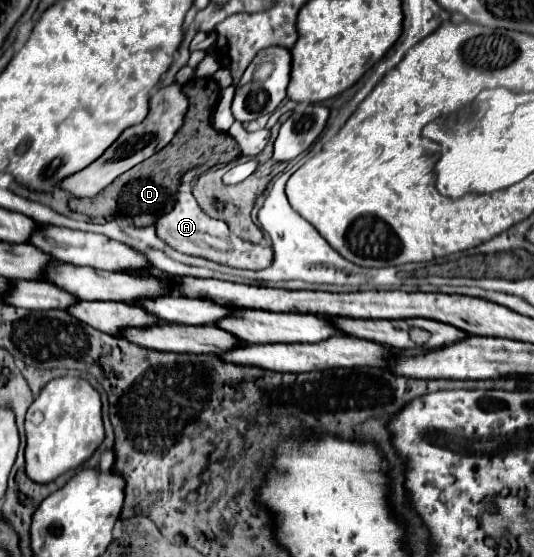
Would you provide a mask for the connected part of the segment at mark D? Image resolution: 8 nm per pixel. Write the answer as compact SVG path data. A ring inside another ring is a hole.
M192 79L184 85L184 93L190 99L190 107L184 119L184 127L176 133L176 137L156 155L146 159L144 163L132 167L128 173L120 175L108 189L104 189L94 199L70 199L70 209L84 213L88 217L126 217L136 227L154 225L160 215L168 213L174 205L176 191L180 185L182 175L194 167L214 167L220 163L230 163L232 157L240 157L238 143L228 135L220 133L212 127L210 117L212 109L216 107L216 99L220 87L216 81L206 79ZM228 157L228 159L226 159Z

